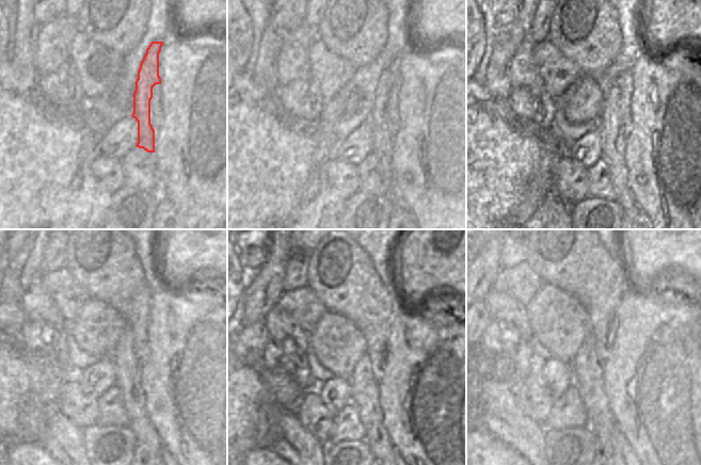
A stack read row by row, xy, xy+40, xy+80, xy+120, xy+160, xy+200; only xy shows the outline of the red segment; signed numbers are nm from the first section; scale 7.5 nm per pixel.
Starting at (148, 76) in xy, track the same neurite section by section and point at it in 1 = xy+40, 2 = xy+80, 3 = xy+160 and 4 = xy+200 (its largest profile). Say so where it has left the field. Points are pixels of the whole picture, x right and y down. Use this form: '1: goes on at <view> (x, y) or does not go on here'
1: goes on at xy+40 (382, 140)
2: goes on at xy+80 (615, 126)
3: goes on at xy+160 (363, 389)
4: goes on at xy+200 (587, 373)

